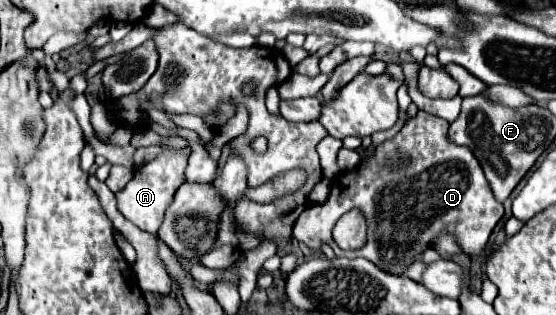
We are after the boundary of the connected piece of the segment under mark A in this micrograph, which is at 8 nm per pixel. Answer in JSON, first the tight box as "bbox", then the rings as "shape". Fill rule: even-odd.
{"bbox":[116,148,186,234],"shape":[[[164,148],[164,154],[162,156],[158,156],[156,160],[152,160],[146,166],[136,168],[134,178],[116,194],[118,210],[130,222],[134,222],[140,230],[146,230],[150,234],[156,234],[156,230],[162,224],[162,216],[164,216],[166,206],[172,202],[174,192],[184,182],[184,168],[186,168],[186,158],[174,154],[172,148]]]}

